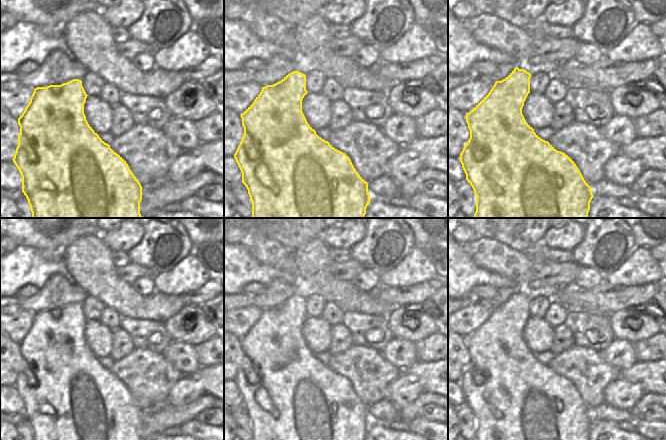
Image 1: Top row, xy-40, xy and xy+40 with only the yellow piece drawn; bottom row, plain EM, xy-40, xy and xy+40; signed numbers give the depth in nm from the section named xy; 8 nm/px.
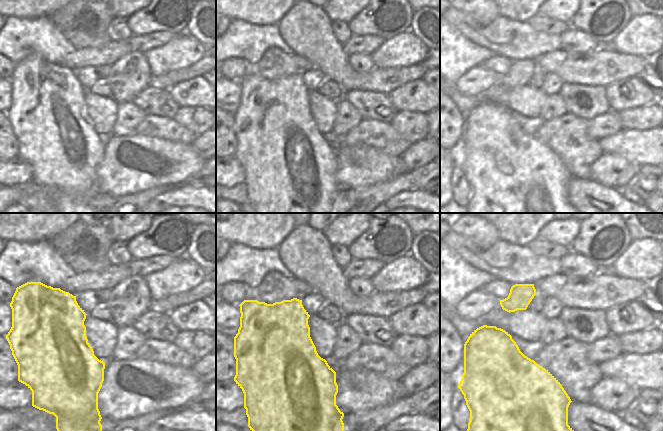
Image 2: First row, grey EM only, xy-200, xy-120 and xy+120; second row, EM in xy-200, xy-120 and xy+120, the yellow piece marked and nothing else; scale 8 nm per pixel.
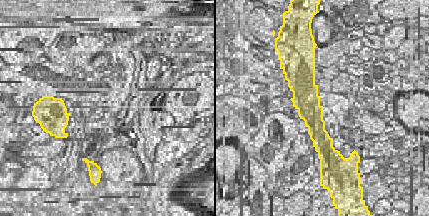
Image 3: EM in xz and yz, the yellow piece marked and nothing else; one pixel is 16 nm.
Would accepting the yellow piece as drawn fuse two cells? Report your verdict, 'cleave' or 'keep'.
keep

